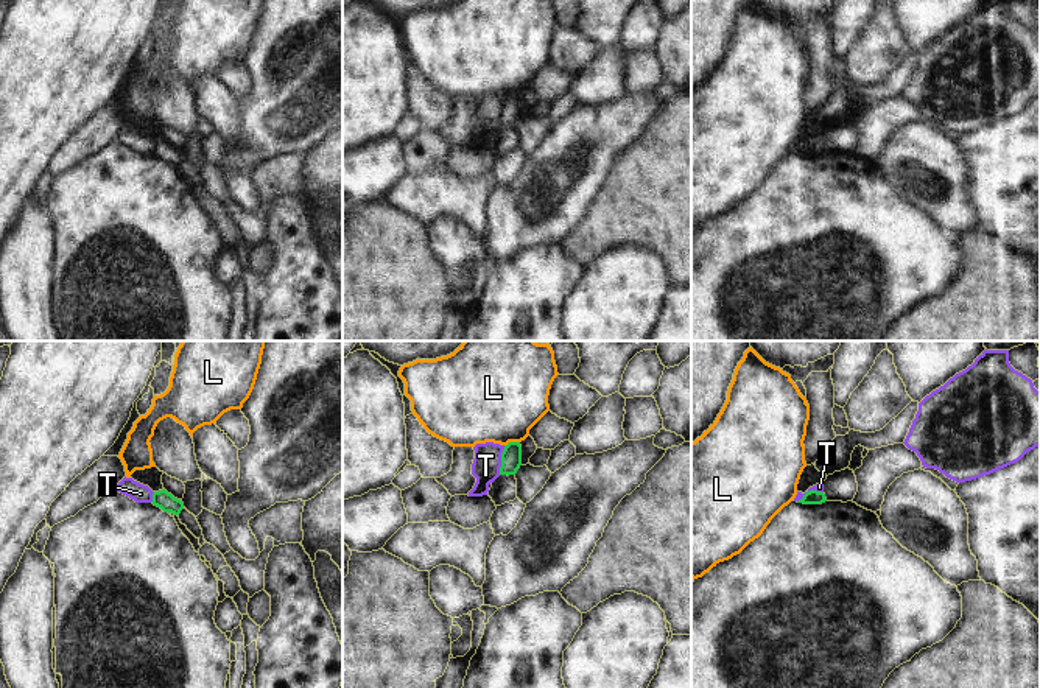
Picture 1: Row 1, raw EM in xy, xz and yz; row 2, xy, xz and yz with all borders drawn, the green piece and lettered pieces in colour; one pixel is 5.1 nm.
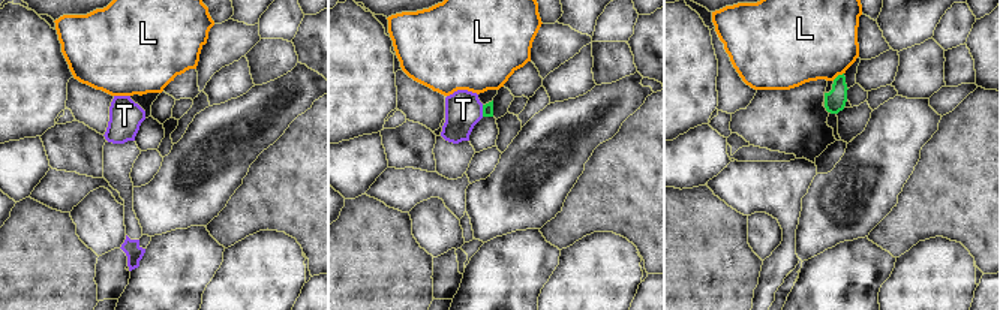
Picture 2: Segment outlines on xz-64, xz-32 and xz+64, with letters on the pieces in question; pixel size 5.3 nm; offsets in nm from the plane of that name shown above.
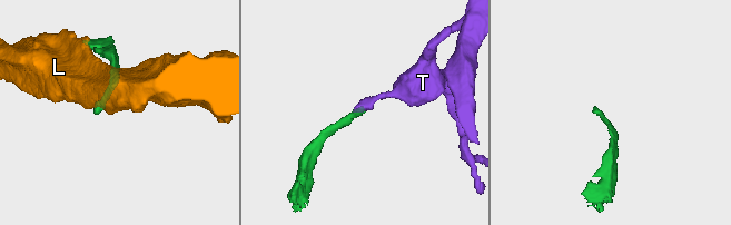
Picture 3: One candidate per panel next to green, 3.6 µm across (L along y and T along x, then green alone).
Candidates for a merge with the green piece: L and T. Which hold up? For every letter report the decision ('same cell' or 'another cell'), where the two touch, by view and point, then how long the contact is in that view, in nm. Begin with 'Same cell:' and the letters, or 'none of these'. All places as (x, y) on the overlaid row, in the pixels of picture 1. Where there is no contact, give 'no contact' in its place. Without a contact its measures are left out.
Same cell: none of these
L: another cell; meets green in xz at (511, 442); contact 80 nm long
T: another cell; meets green in xz at (502, 459); contact 160 nm long

